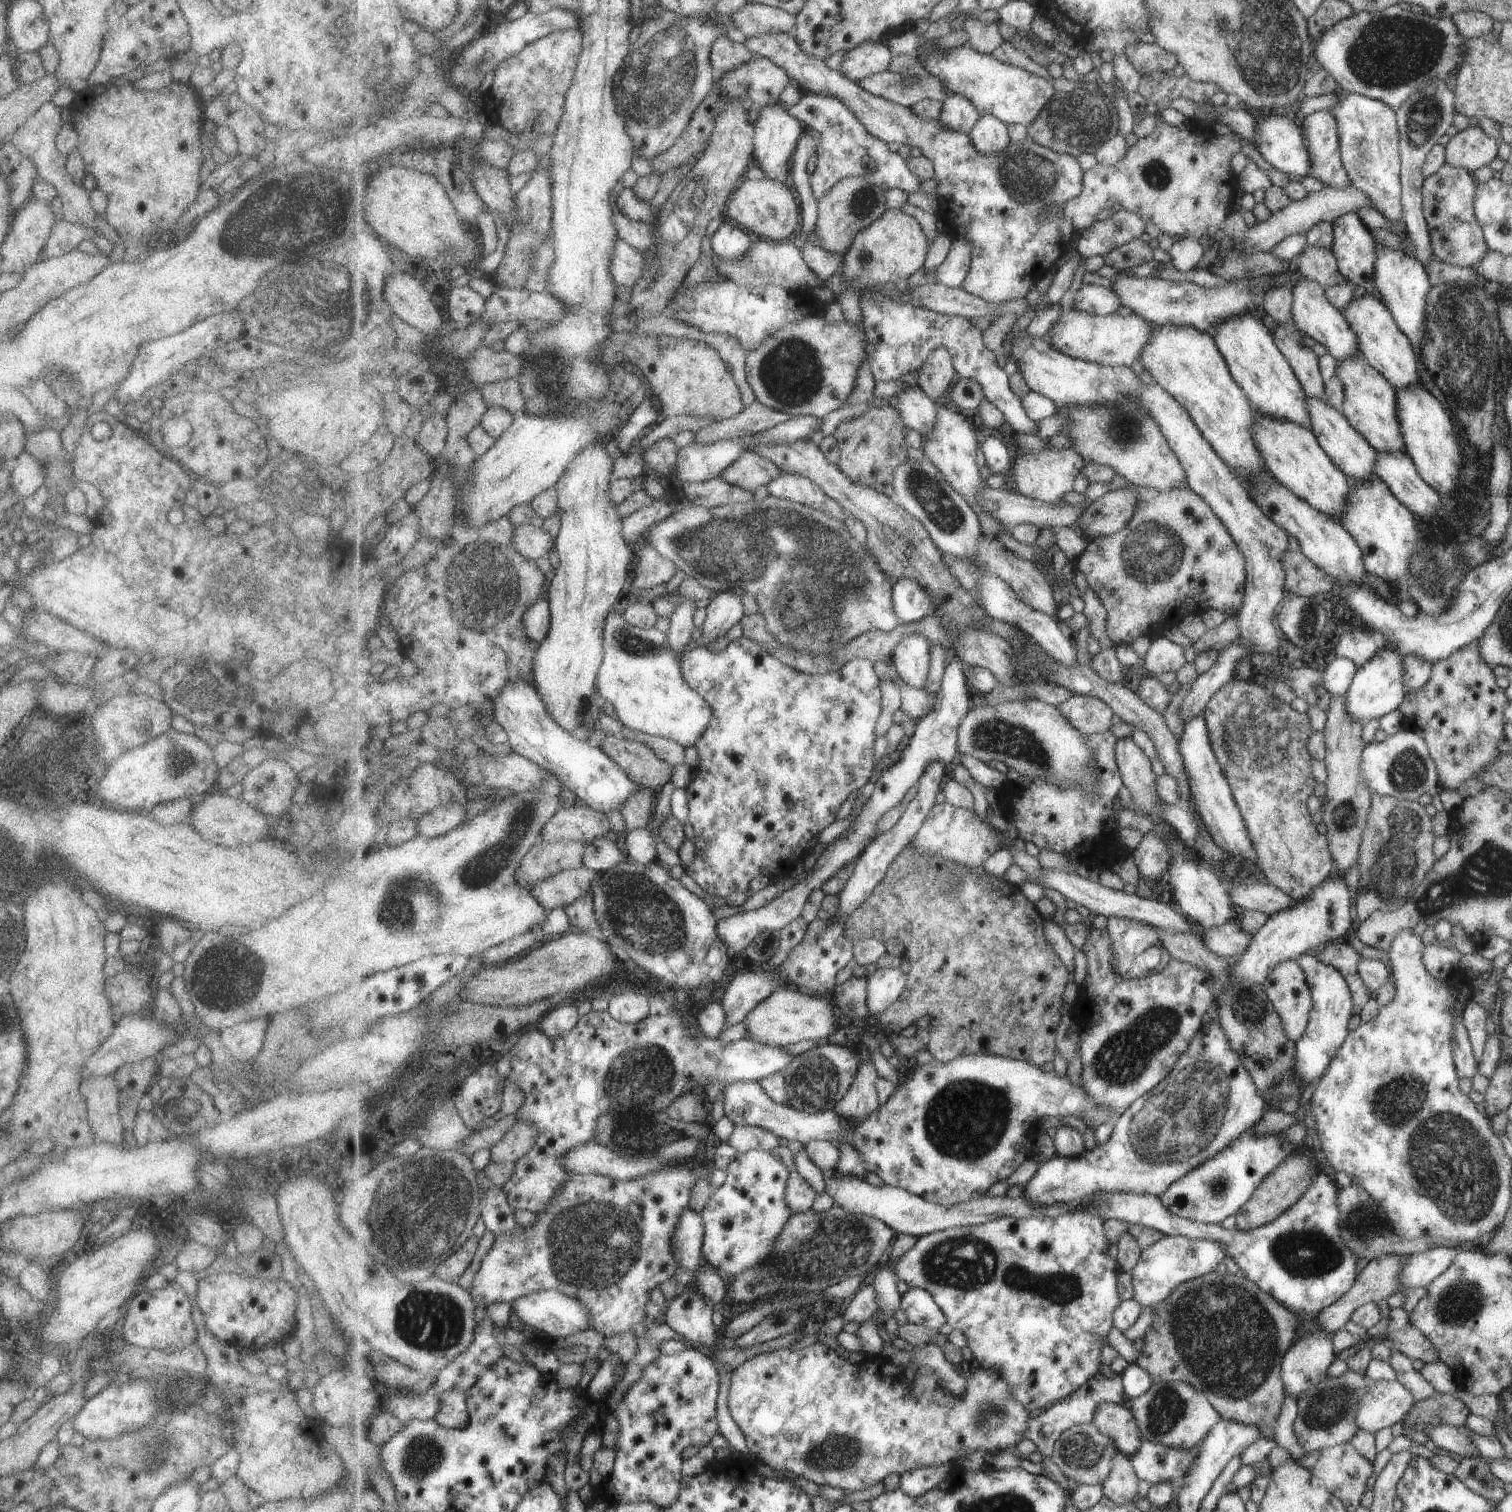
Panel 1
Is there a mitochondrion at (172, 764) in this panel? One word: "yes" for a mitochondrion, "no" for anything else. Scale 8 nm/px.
yes

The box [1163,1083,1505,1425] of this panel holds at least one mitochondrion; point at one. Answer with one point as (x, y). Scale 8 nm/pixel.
(1224, 1336)

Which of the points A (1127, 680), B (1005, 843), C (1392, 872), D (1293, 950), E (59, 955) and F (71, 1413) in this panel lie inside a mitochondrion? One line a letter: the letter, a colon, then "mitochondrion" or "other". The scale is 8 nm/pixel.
A: other
B: other
C: mitochondrion
D: other
E: other
F: other

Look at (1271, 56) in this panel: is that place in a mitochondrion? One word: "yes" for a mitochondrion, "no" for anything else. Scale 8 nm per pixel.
yes

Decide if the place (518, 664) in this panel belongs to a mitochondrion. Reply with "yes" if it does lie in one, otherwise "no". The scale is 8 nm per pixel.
no

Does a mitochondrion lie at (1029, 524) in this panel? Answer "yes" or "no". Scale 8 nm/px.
no

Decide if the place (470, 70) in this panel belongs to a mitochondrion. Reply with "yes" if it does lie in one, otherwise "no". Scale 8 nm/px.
yes

